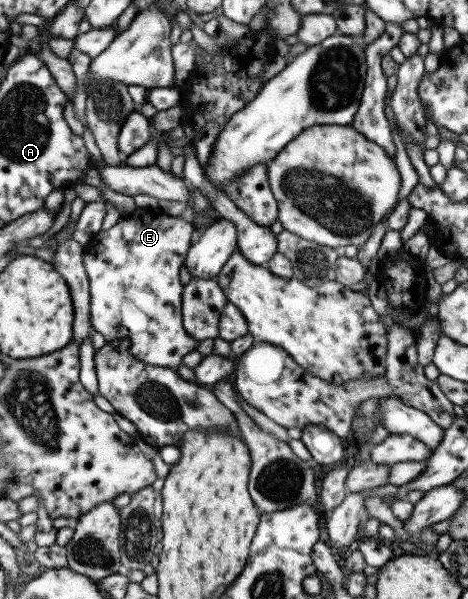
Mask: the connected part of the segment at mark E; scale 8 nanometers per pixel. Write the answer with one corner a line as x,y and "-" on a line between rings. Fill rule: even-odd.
140,208
135,212
136,217
128,219
128,221
119,220
119,222
117,222
112,228
108,230
100,230
84,248
83,264
89,279
90,315
92,325
98,333
104,335
106,341
128,340
130,344
129,351
131,351
131,354
136,359
139,359
148,365
174,369
182,364
182,357
184,357
186,353
195,351
199,345
199,341
190,337
183,326
183,285
180,282
180,266
185,263
188,248
192,244
192,233
194,227
190,222
180,218
180,216
150,215
150,213
140,213

